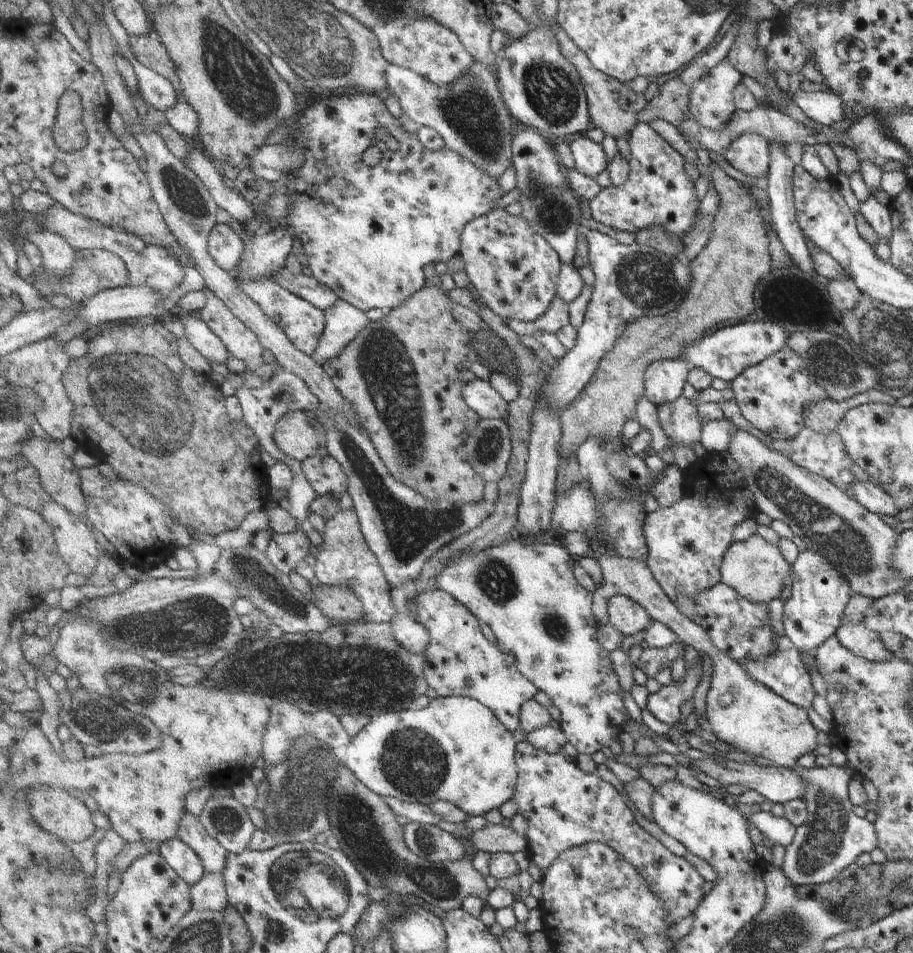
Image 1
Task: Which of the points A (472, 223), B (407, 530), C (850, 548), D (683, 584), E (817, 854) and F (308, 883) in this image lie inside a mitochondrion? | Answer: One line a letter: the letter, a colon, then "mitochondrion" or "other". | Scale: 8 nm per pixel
A: other
B: mitochondrion
C: mitochondrion
D: other
E: mitochondrion
F: mitochondrion

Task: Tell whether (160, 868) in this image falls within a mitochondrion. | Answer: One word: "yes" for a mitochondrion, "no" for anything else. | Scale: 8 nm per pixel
no

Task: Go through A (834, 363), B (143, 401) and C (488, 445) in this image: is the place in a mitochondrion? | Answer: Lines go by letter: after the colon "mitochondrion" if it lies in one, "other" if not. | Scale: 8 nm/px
A: mitochondrion
B: mitochondrion
C: mitochondrion

